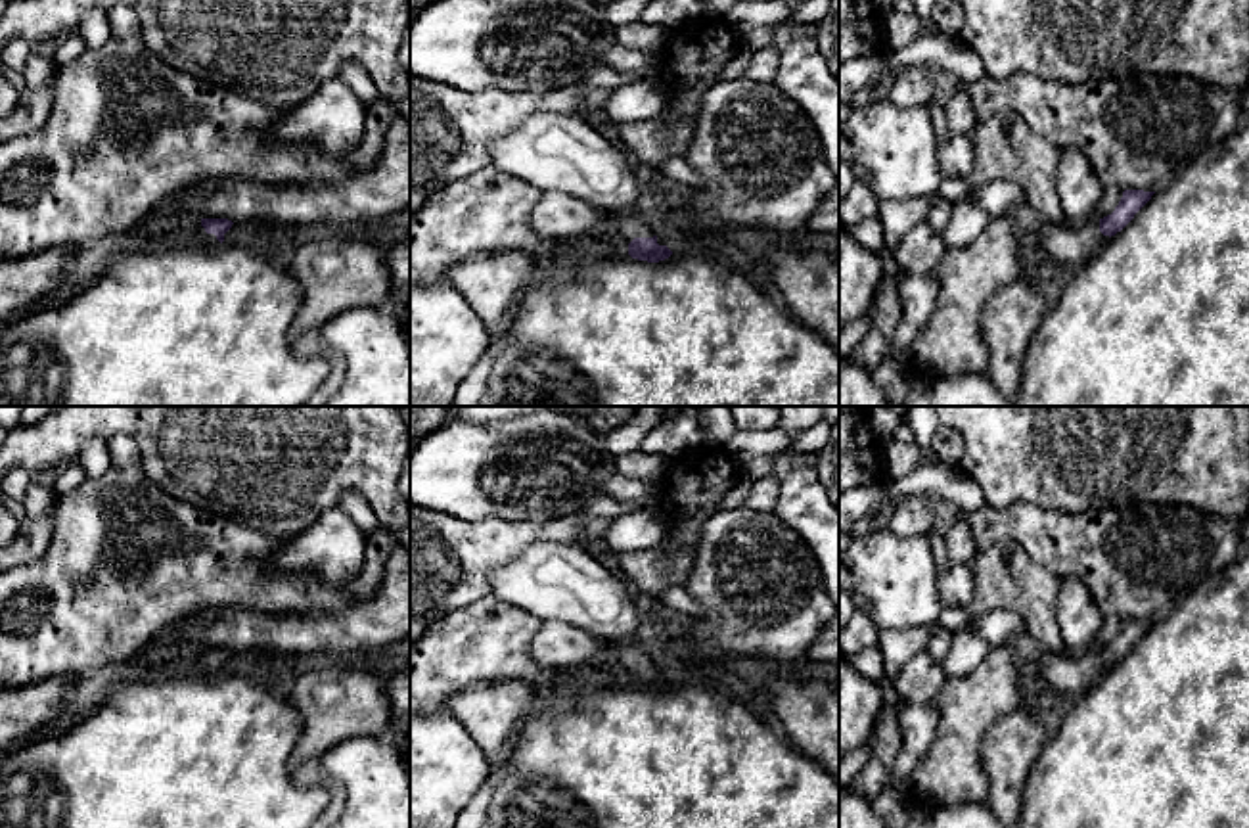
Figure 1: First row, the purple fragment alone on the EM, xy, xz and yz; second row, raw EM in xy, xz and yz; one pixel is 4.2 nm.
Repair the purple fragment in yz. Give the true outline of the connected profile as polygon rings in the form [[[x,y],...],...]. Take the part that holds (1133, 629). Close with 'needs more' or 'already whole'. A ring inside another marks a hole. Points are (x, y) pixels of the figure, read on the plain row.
[[[1124,619],[1115,640],[1103,648],[1092,646],[1080,656],[1046,652],[1038,675],[1052,696],[1082,696],[1101,675],[1121,661],[1155,621]]]; needs more

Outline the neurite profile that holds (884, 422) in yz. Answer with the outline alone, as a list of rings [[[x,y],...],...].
[[[874,406],[868,412],[868,420],[872,429],[875,431],[875,437],[883,443],[895,437],[895,429],[902,422],[902,416],[887,410],[885,406]]]

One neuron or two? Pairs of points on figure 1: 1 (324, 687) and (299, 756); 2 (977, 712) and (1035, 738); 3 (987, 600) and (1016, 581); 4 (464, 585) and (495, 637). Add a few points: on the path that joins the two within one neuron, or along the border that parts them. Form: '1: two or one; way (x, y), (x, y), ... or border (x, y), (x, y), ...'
1: one; way (324, 704), (324, 723), (317, 738)
2: two; border (1020, 706), (989, 729), (981, 744), (983, 763)
3: one; way (995, 593), (1008, 581)
4: two; border (489, 591), (433, 621)

